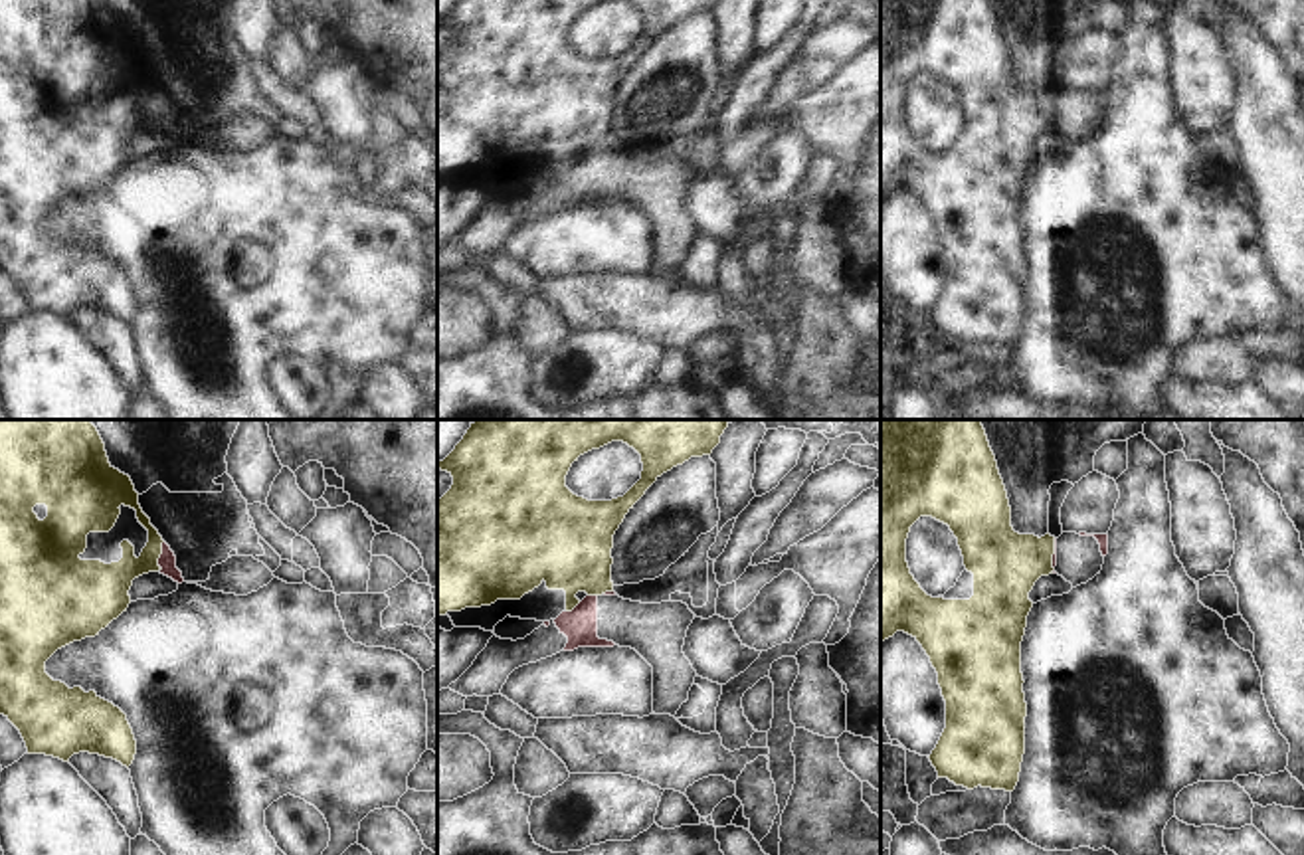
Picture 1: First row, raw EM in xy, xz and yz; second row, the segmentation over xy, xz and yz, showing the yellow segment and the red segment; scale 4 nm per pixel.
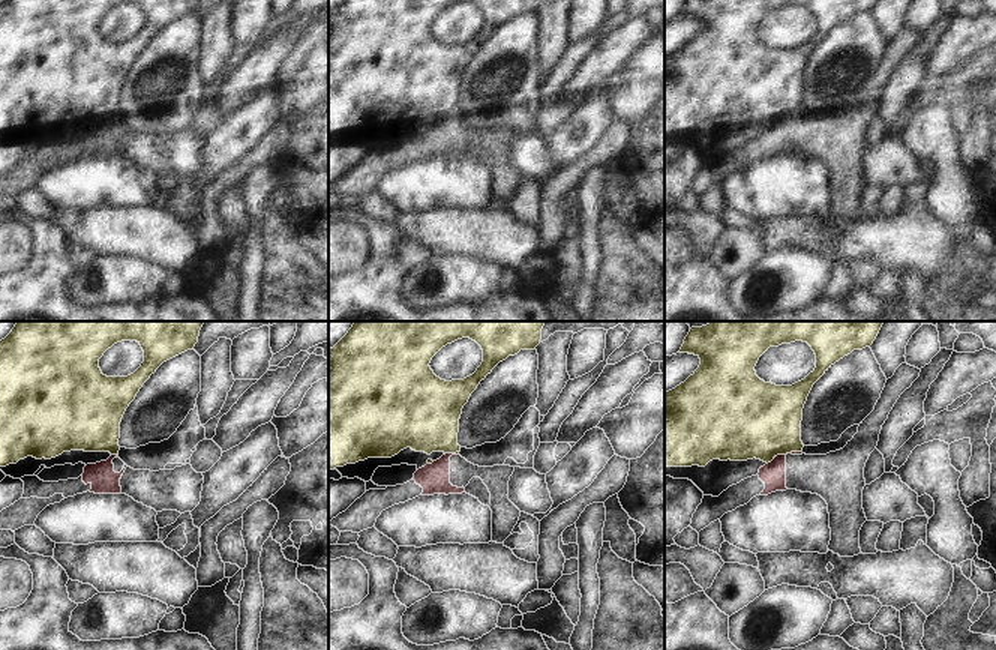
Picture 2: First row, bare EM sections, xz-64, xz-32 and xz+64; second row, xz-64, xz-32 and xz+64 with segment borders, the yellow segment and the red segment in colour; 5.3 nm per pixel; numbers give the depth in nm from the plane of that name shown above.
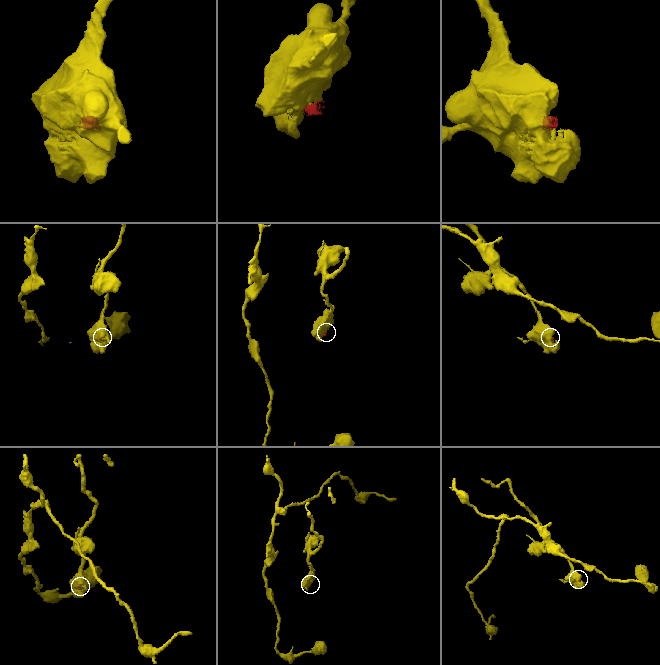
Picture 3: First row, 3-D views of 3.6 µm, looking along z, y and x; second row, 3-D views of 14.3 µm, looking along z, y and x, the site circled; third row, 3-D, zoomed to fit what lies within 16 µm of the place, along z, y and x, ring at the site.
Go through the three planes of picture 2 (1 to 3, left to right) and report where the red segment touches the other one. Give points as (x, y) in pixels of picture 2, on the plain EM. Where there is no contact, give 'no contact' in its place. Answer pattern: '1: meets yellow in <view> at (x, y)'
1: meets yellow in xz-64 at (114, 117)
2: meets yellow in xz-32 at (452, 116)
3: meets yellow in xz+64 at (776, 119)

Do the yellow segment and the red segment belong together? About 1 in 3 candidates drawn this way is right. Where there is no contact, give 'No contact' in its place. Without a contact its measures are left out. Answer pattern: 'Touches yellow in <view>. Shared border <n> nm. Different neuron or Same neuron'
Touches yellow in xy. Shared border 130 nm. Different neuron

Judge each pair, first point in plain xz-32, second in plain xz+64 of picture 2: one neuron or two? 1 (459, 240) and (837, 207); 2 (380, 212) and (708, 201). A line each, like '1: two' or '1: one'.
1: two
2: two

